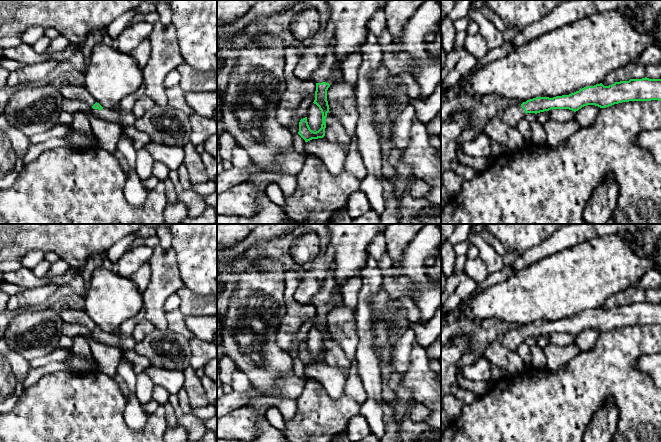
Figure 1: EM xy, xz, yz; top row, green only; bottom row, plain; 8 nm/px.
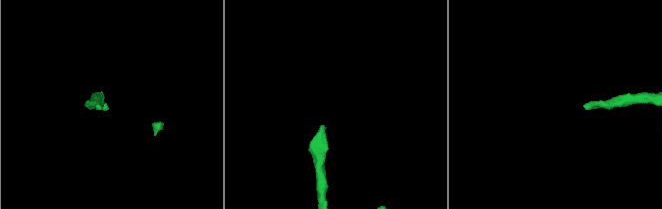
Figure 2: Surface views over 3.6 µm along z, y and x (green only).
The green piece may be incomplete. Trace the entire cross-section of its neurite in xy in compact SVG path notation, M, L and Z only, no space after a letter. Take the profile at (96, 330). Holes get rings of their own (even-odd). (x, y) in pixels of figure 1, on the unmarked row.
M95 327L88 335L77 336L69 348L71 357L65 362L72 370L88 372L92 370L92 359L90 342L105 343L108 346L118 348L120 335L118 333L105 334L99 327Z

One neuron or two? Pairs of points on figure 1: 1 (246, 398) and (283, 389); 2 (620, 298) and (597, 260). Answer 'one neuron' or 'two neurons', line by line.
1: one neuron
2: two neurons

